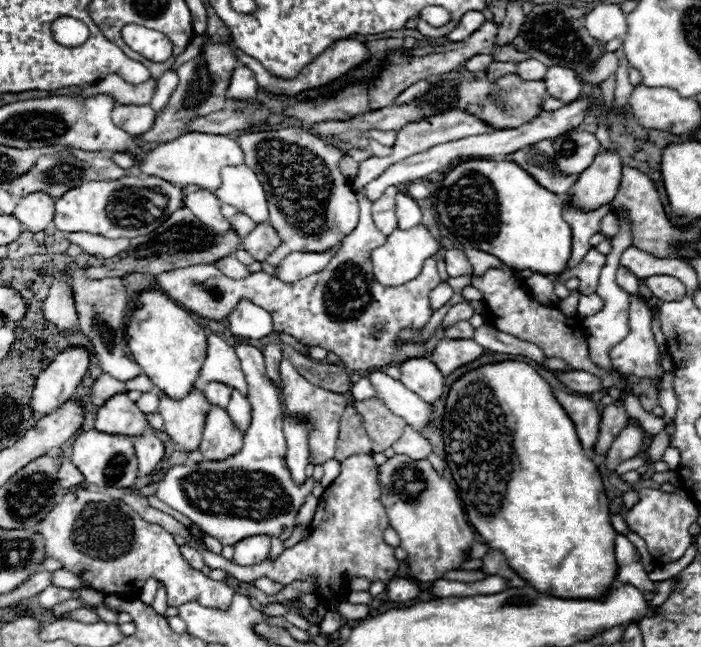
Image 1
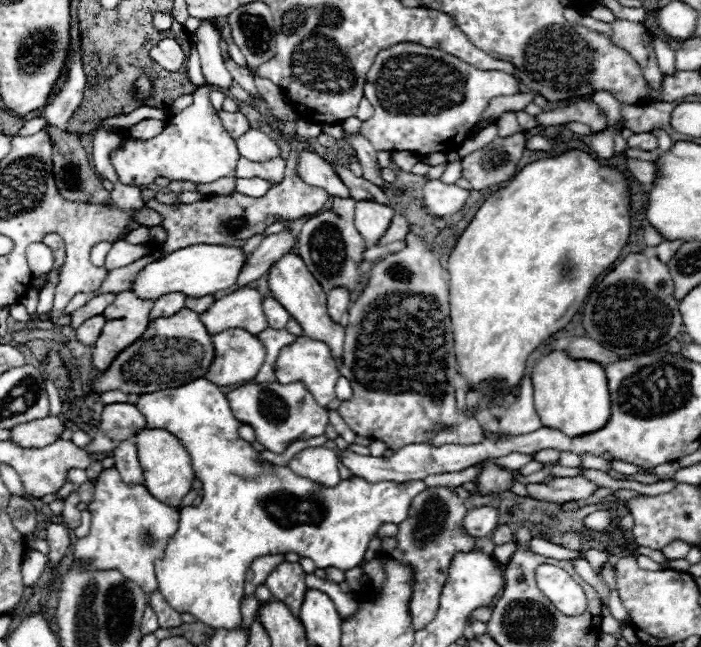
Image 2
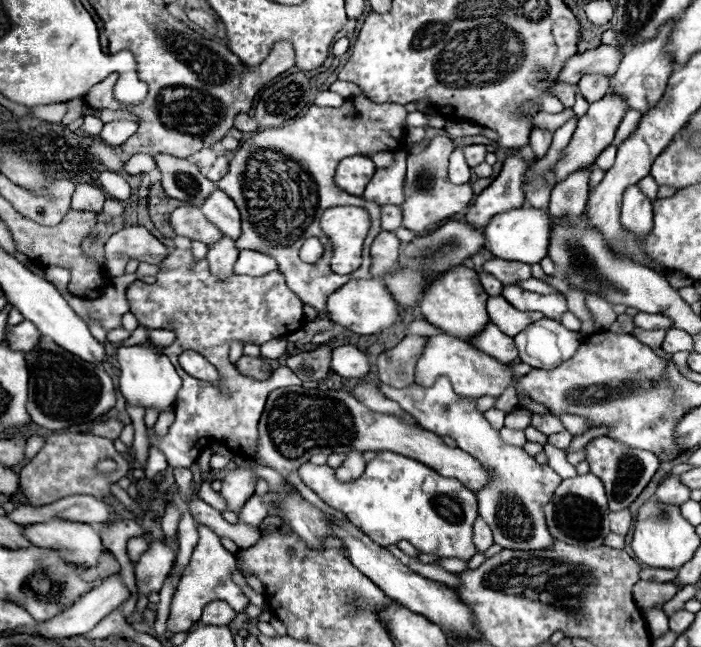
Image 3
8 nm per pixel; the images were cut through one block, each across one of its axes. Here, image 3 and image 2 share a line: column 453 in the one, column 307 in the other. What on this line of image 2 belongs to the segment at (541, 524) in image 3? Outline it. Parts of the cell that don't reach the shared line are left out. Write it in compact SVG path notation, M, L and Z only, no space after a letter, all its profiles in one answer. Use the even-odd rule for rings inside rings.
M302 382L294 384L244 384L226 394L230 410L236 420L248 424L256 432L256 440L272 452L284 452L284 448L294 440L306 440L324 434L328 426L328 408L316 404L308 388Z

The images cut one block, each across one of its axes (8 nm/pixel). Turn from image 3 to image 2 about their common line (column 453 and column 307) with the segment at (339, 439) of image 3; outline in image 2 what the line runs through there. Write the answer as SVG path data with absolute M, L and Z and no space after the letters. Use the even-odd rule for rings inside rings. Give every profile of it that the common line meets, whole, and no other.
M316 446L316 448L306 448L298 452L288 468L294 470L298 476L314 480L324 486L336 486L340 482L338 476L338 454L326 446Z

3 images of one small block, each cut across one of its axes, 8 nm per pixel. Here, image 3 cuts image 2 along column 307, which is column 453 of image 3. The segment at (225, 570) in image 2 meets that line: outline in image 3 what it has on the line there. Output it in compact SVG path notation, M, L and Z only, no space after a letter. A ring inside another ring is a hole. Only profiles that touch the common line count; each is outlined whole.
M380 452L374 460L370 460L366 464L364 474L352 482L338 480L334 474L334 468L330 468L330 466L314 466L308 462L308 464L300 466L300 478L326 504L344 512L348 518L352 518L352 522L358 528L362 528L380 546L390 546L390 544L396 544L400 540L408 540L420 552L436 554L440 558L470 560L476 554L476 548L472 544L472 524L478 518L476 494L468 492L468 488L464 488L464 484L460 484L458 480L444 478L436 470L428 468L426 464L422 464L418 460L412 460L412 458L406 458L402 454L394 454L394 452Z

